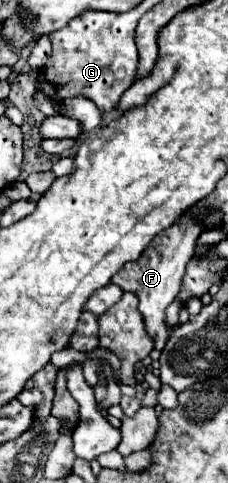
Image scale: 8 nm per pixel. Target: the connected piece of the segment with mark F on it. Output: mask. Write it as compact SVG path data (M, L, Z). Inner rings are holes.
M180 217L174 225L170 225L168 229L164 229L162 233L158 233L150 245L142 251L142 255L136 261L126 263L120 273L116 273L112 277L112 281L122 289L122 291L132 291L138 299L138 311L142 313L144 325L148 335L154 339L154 349L162 351L166 341L168 341L168 323L166 323L166 307L178 297L180 287L182 287L182 279L186 273L186 263L194 257L194 247L196 247L196 239L204 229L198 227L198 221L194 219L186 219Z

